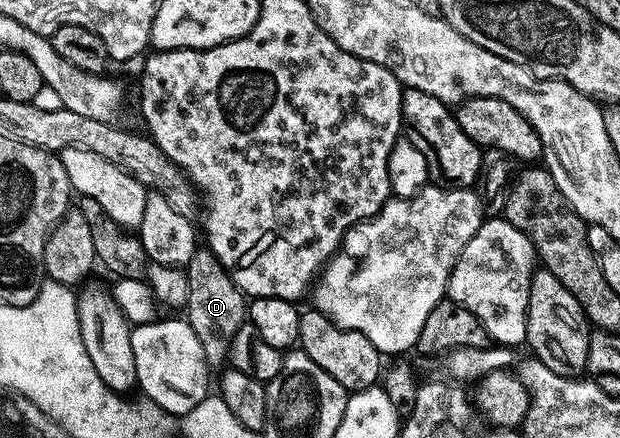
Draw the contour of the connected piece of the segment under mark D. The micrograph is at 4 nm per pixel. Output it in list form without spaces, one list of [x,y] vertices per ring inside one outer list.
[[[199,246],[192,258],[185,264],[185,271],[188,278],[188,302],[185,307],[185,320],[199,337],[203,344],[205,358],[208,360],[210,367],[220,367],[227,359],[230,346],[230,340],[235,332],[241,327],[247,318],[247,298],[241,290],[234,284],[230,274],[220,264],[217,257],[210,252],[207,246]]]

